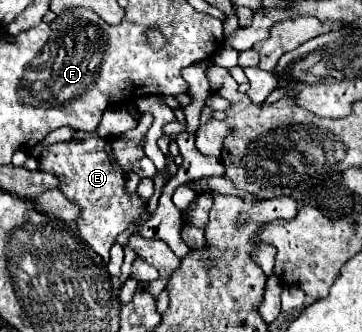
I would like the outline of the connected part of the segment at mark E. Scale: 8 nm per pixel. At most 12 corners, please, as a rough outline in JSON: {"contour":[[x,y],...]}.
{"contour":[[76,130],[38,170],[80,208],[76,228],[104,262],[140,232],[148,202],[126,190],[112,138]]}

